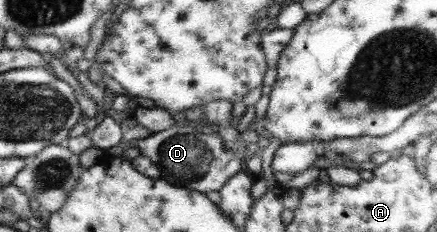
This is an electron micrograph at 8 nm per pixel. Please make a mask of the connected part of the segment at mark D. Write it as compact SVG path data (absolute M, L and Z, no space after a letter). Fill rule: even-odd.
M175 123L165 130L149 133L145 138L130 140L128 147L135 147L143 157L148 157L159 169L163 181L204 194L219 191L229 177L244 170L240 157L226 149L218 135L196 132L186 123Z

